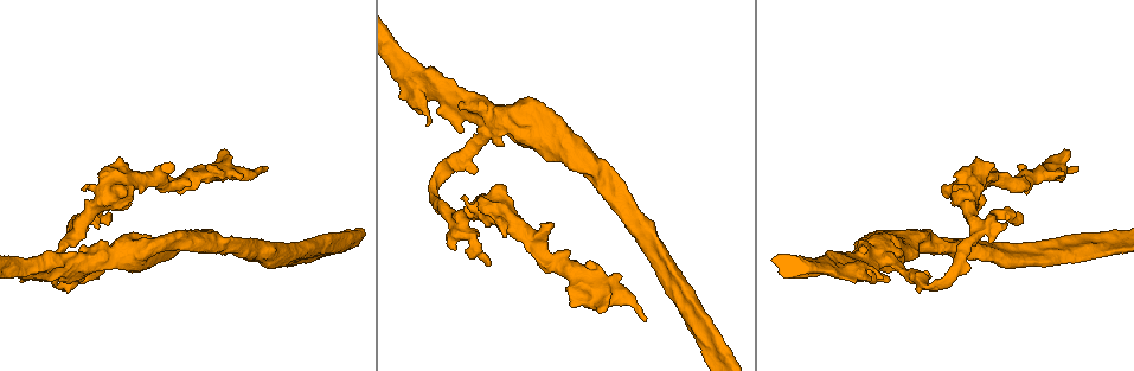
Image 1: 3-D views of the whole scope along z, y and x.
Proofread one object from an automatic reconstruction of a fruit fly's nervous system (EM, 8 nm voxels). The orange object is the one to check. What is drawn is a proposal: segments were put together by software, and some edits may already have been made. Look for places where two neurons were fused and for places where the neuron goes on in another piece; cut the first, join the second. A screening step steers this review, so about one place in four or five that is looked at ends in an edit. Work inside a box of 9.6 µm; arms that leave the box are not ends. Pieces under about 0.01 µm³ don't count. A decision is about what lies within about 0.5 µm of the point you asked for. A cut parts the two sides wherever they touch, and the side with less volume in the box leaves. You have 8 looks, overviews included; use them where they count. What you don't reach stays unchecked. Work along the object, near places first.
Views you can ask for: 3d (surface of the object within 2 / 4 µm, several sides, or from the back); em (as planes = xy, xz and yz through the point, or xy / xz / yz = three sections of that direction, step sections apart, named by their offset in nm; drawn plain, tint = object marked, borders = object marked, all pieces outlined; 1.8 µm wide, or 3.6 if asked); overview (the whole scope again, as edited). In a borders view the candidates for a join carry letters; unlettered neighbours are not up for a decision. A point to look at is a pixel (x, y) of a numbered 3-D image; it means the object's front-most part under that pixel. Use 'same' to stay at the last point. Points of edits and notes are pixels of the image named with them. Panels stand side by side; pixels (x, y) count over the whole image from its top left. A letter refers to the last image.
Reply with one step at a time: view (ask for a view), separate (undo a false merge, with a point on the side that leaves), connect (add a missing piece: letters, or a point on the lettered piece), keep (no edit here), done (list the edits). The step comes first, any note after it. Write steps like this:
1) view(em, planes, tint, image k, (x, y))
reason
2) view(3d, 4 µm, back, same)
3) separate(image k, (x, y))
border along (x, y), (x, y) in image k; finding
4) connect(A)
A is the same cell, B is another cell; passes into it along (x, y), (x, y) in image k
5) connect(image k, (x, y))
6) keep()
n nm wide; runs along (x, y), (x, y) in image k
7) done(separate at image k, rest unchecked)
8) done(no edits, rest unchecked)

view(em, yz, step 8, borders, image 1, (485, 130))
side arm on a straight run

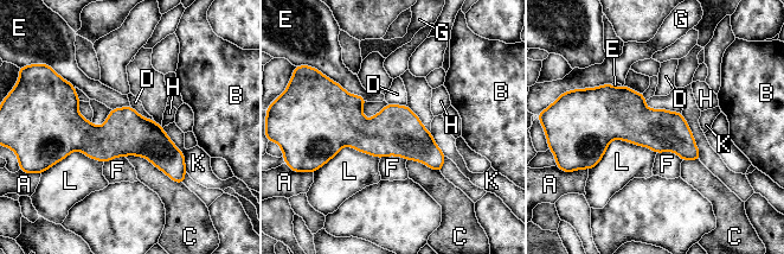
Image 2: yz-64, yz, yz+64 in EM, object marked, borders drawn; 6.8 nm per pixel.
view(em, planes, borders, same)

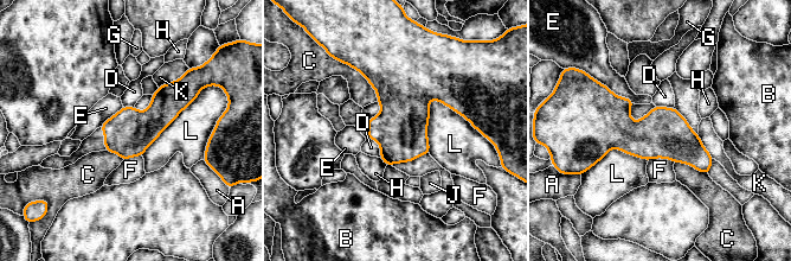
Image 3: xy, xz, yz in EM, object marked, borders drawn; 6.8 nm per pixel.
keep()
A, B, C, D, E, F, G, H, J, K and L are other cells; border along (368, 138), (378, 142), (380, 157) in image 3; all the same neuron

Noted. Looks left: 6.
view(3d, 4 µm, image 1, (858, 275))
sudden change in width

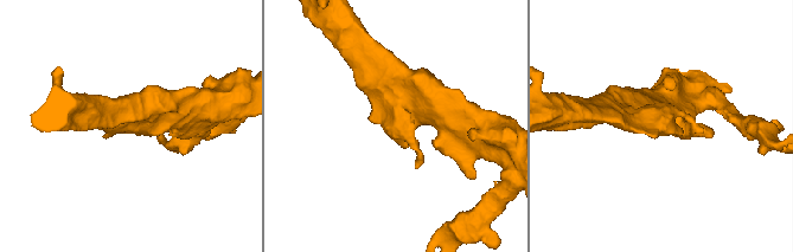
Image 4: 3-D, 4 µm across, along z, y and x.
view(em, planes, borders, image 4, (139, 124))
need the tissue

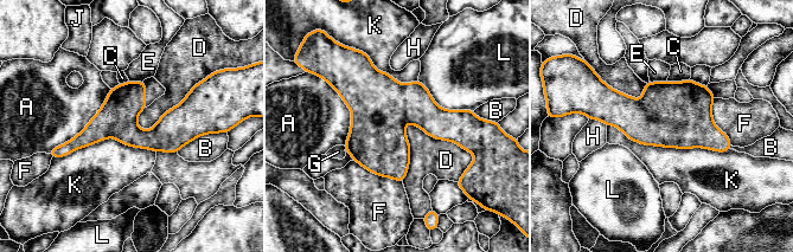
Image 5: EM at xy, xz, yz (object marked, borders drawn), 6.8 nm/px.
keep()
K touches over 850 nm; A, B, C, D, E, F, G, H, J, K and L are other cells; runs along (203, 121), (64, 148) in image 5; all the same neuron

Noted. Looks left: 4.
view(em, xy, step 16, tint, image 1, (935, 282))

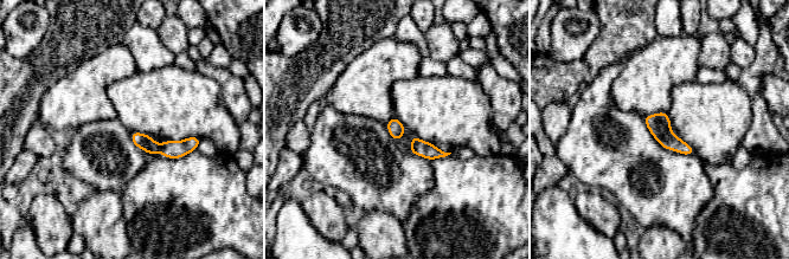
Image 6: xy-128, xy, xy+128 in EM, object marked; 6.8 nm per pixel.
view(em, planes, borders, same)

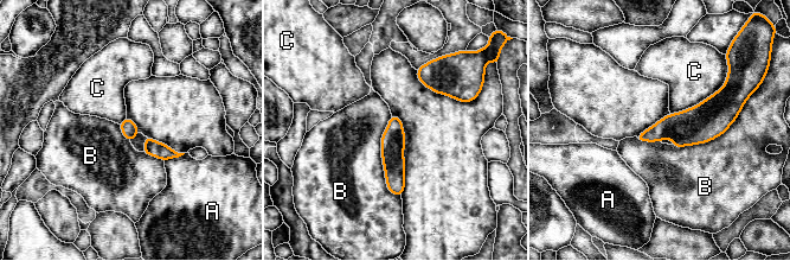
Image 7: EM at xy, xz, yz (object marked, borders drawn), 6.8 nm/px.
keep()
A, B and C are other cells; runs along (393, 119), (393, 165), (399, 191) in image 7; one neuron here

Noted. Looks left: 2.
done(no edits, rest unchecked)

